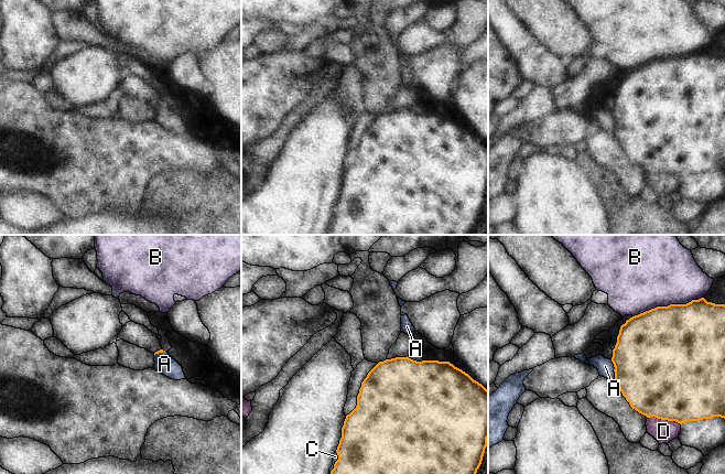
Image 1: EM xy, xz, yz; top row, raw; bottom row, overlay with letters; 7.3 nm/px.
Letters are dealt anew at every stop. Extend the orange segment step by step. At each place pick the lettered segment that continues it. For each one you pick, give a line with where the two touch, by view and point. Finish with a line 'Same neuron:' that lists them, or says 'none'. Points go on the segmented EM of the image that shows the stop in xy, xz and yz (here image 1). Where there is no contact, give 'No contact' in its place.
Same neuron: none.

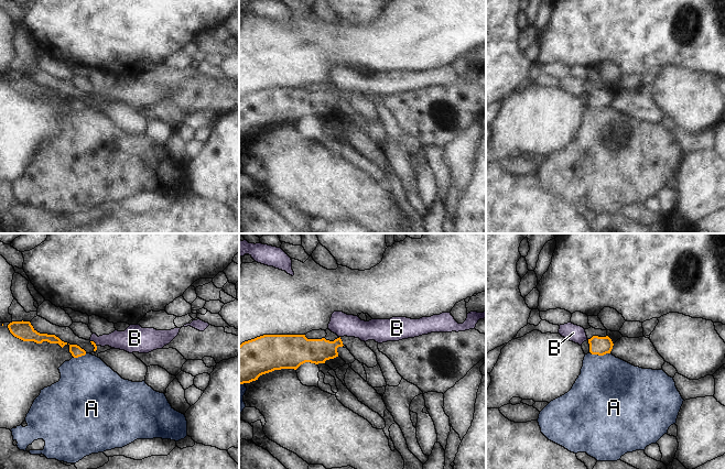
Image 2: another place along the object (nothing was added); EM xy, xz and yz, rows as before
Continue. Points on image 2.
Same neuron: none.

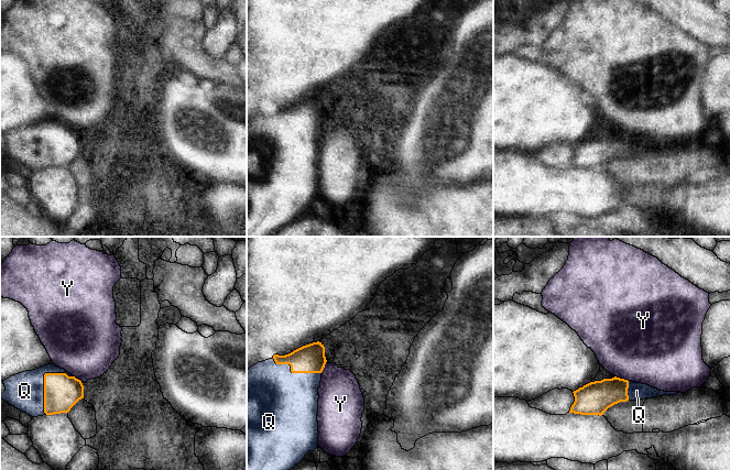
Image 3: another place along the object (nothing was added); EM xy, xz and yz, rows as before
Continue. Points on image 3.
Q: Touches orange at xy (44, 380)
Same neuron: Q.

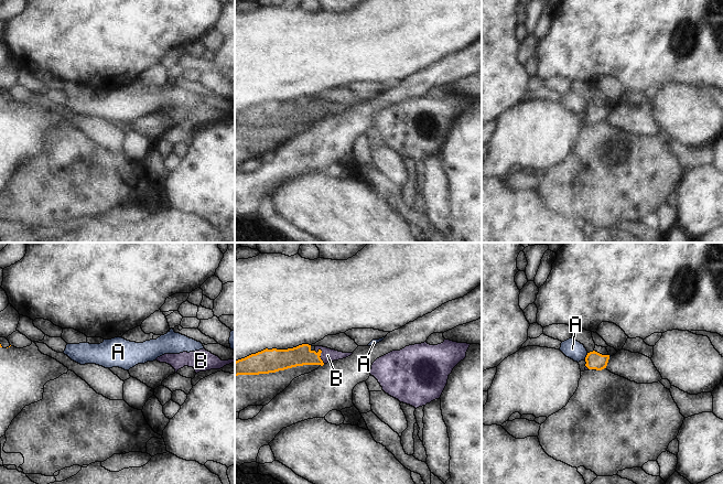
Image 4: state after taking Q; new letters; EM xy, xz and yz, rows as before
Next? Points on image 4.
B: Touches orange at xz (320, 354)
Same neuron: B.

